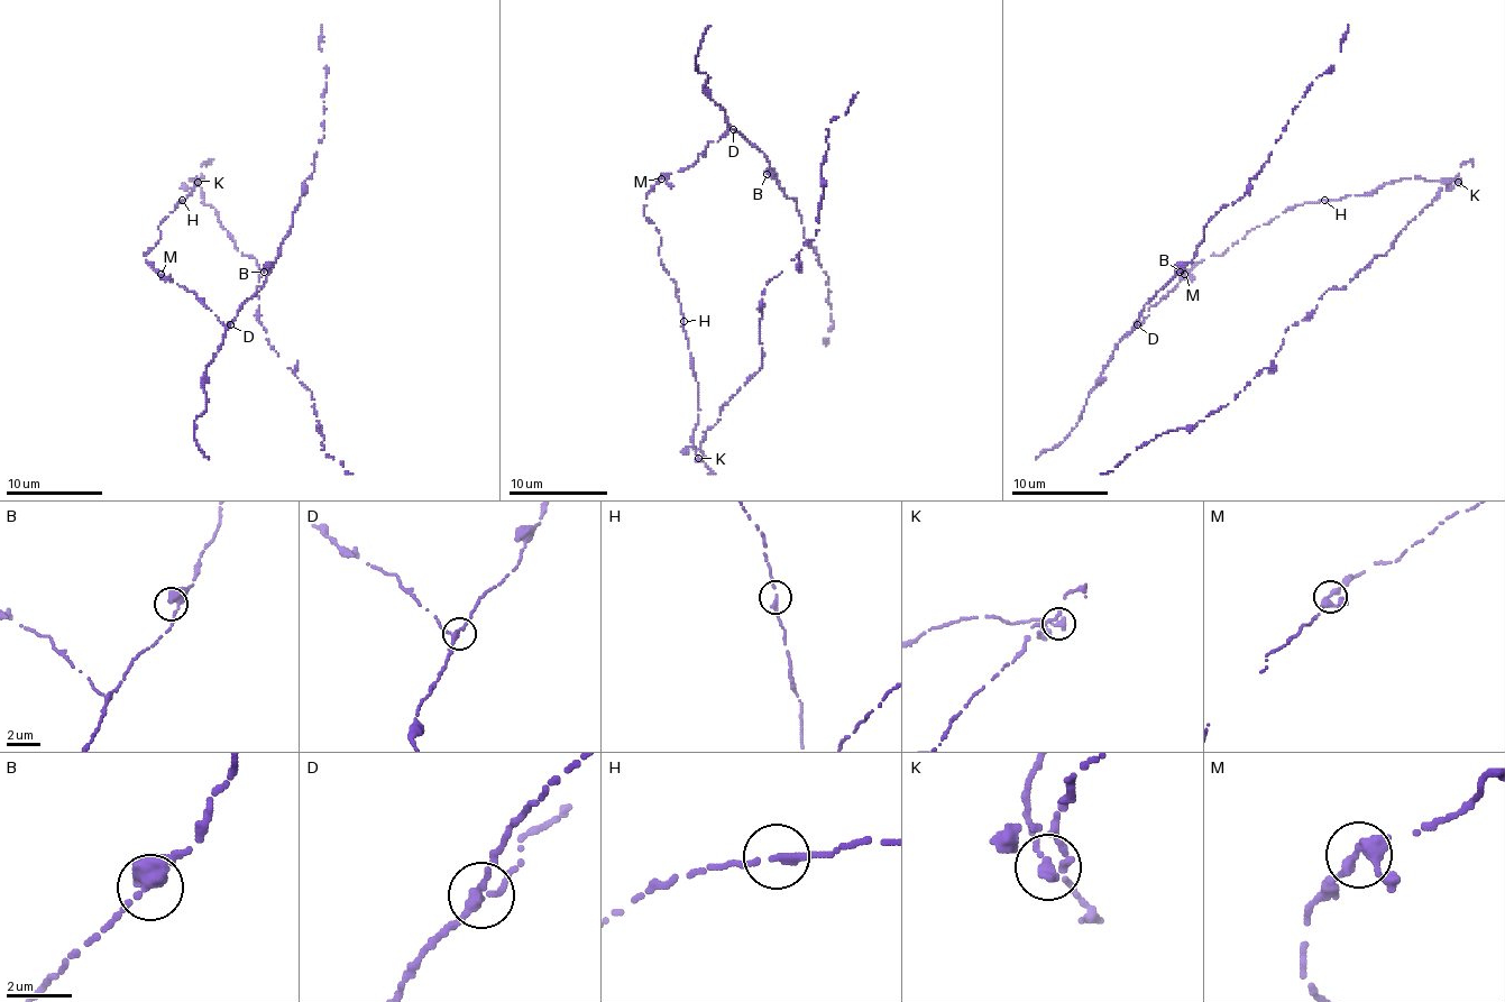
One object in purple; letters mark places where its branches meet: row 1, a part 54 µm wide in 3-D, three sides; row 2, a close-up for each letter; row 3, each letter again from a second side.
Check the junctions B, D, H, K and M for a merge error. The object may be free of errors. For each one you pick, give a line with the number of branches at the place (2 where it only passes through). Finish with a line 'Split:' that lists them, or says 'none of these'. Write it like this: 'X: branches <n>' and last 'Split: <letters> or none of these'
K: branches 2
Split: K

